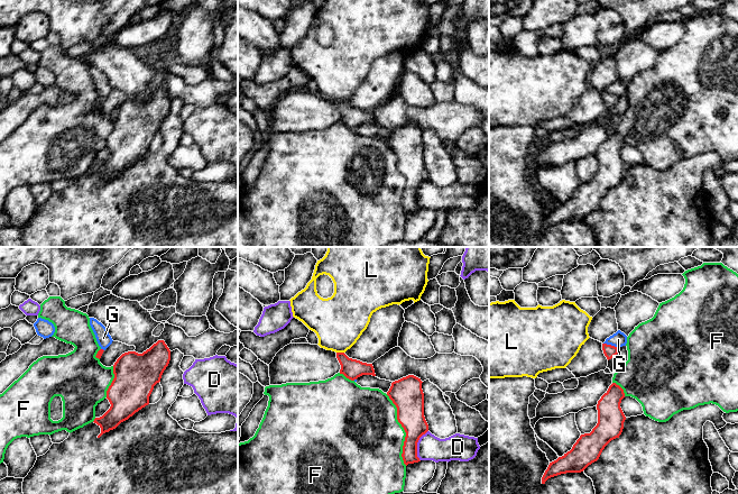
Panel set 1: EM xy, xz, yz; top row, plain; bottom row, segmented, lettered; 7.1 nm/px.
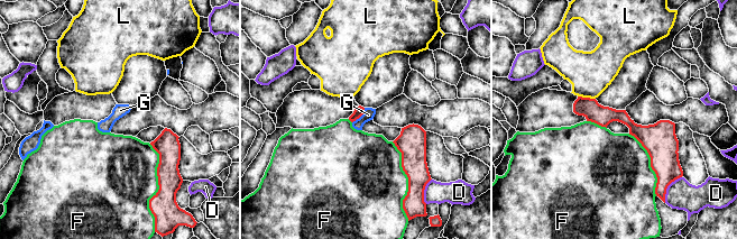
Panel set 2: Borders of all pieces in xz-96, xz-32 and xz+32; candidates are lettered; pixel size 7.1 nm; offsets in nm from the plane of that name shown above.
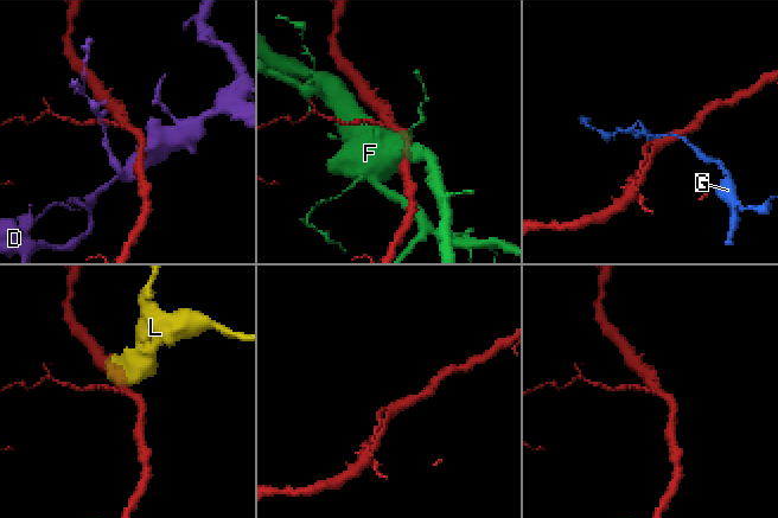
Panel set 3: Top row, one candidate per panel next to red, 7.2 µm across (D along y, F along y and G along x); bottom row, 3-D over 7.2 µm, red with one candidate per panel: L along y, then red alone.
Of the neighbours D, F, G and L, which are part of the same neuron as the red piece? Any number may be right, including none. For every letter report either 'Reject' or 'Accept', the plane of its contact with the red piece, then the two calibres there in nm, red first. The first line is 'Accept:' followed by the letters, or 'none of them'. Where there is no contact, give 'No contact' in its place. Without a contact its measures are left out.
Accept: none of them
D: Reject. Touches red in xz. Thickness 190 nm (red) against 180 nm
F: Reject. Touches red in xz. Thickness 220 nm (red) against 460 nm
G: Reject. Touches red in yz. Thickness 90 nm (red) against 110 nm
L: Reject. Touches red in xz. Thickness 140 nm (red) against 360 nm

